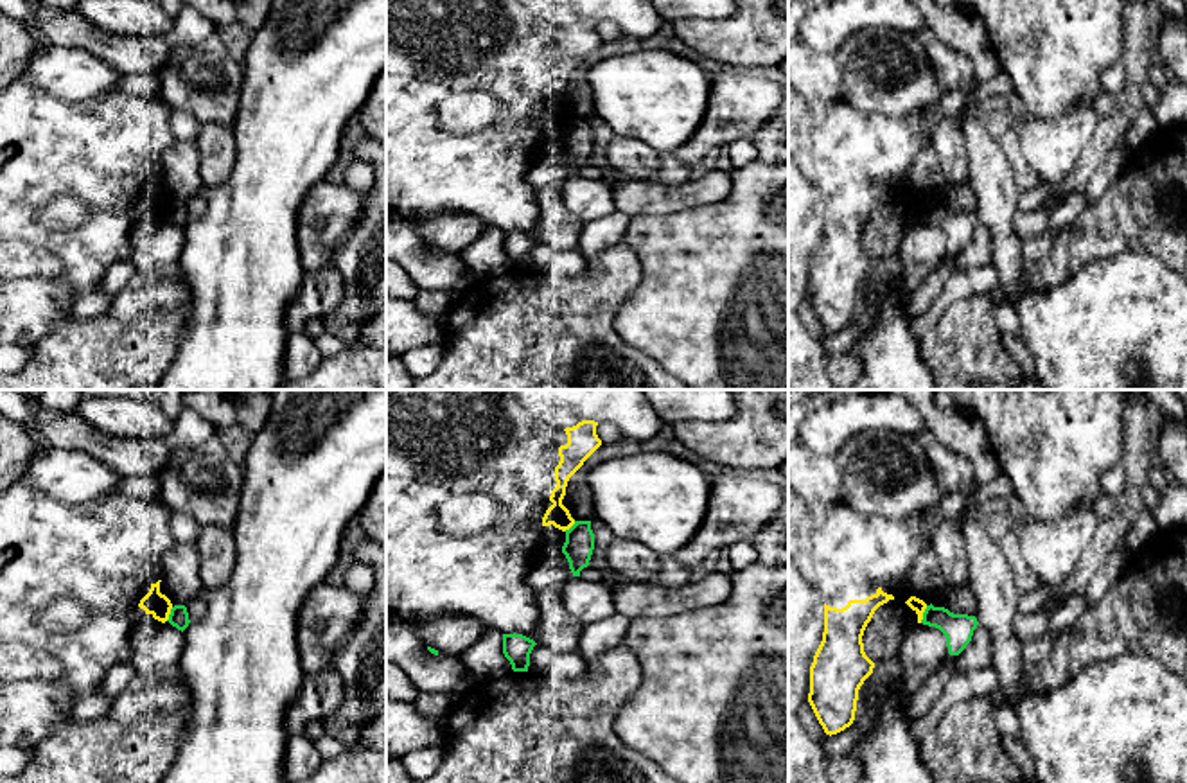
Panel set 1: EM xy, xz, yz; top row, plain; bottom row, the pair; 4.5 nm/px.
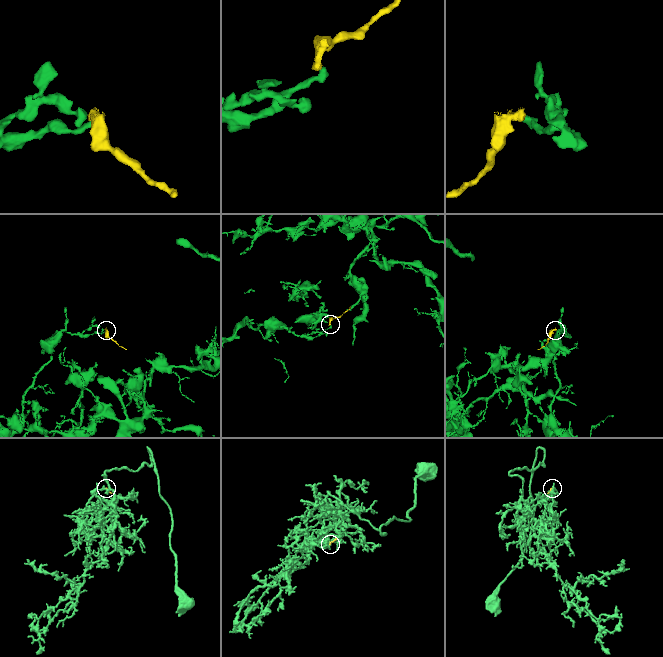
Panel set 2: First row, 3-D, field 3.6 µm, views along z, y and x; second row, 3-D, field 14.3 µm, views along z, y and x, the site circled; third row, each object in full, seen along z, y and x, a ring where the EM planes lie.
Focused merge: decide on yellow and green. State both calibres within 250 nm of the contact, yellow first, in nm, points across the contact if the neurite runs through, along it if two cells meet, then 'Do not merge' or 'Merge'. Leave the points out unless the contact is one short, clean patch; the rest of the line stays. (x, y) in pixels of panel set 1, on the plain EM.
Thickness 60 nm (yellow) against 140 nm. Do not merge

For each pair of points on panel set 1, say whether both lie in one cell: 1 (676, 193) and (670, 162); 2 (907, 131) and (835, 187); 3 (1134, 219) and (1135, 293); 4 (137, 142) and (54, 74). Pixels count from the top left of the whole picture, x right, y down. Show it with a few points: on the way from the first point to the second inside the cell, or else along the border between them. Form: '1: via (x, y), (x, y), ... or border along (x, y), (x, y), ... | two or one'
1: border along (690, 178), (679, 184), (652, 182) | two
2: via (889, 146), (873, 149), (853, 169) | one
3: border along (1105, 259), (1130, 250), (1144, 250), (1168, 268) | two
4: border along (43, 88), (69, 101), (96, 99), (117, 90) | two

